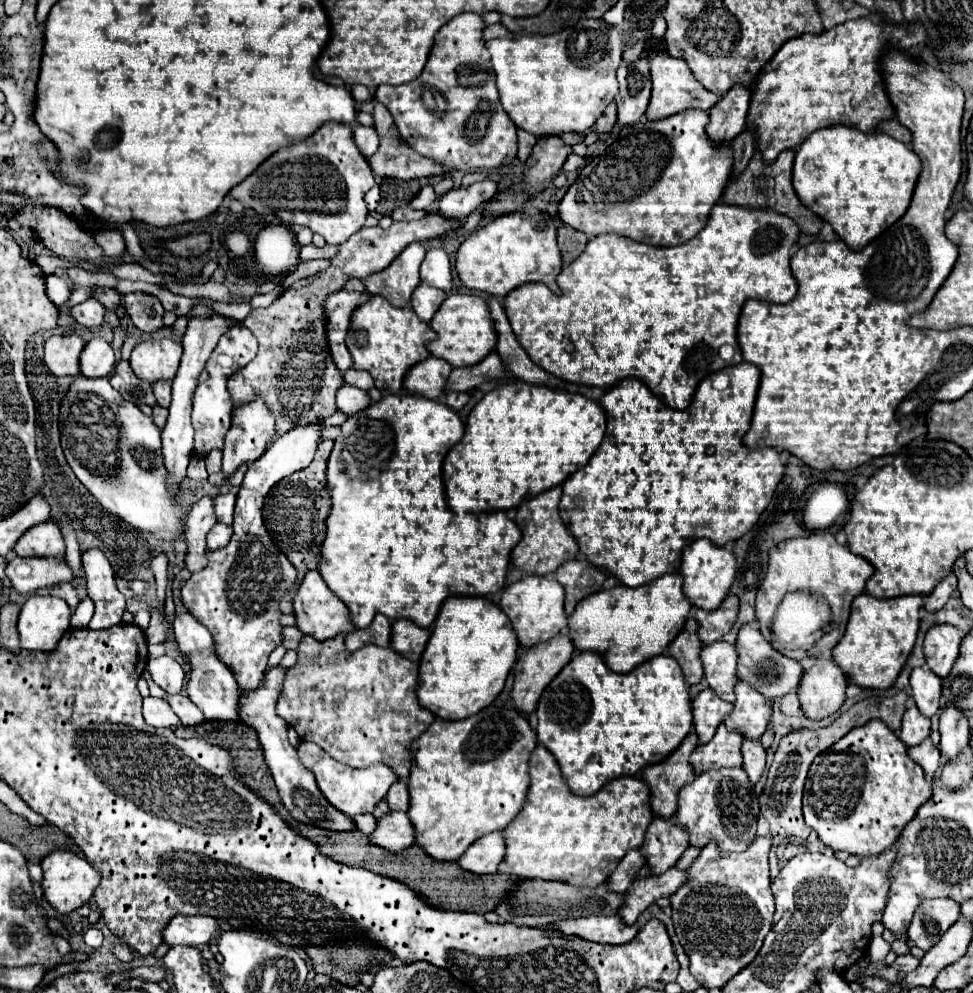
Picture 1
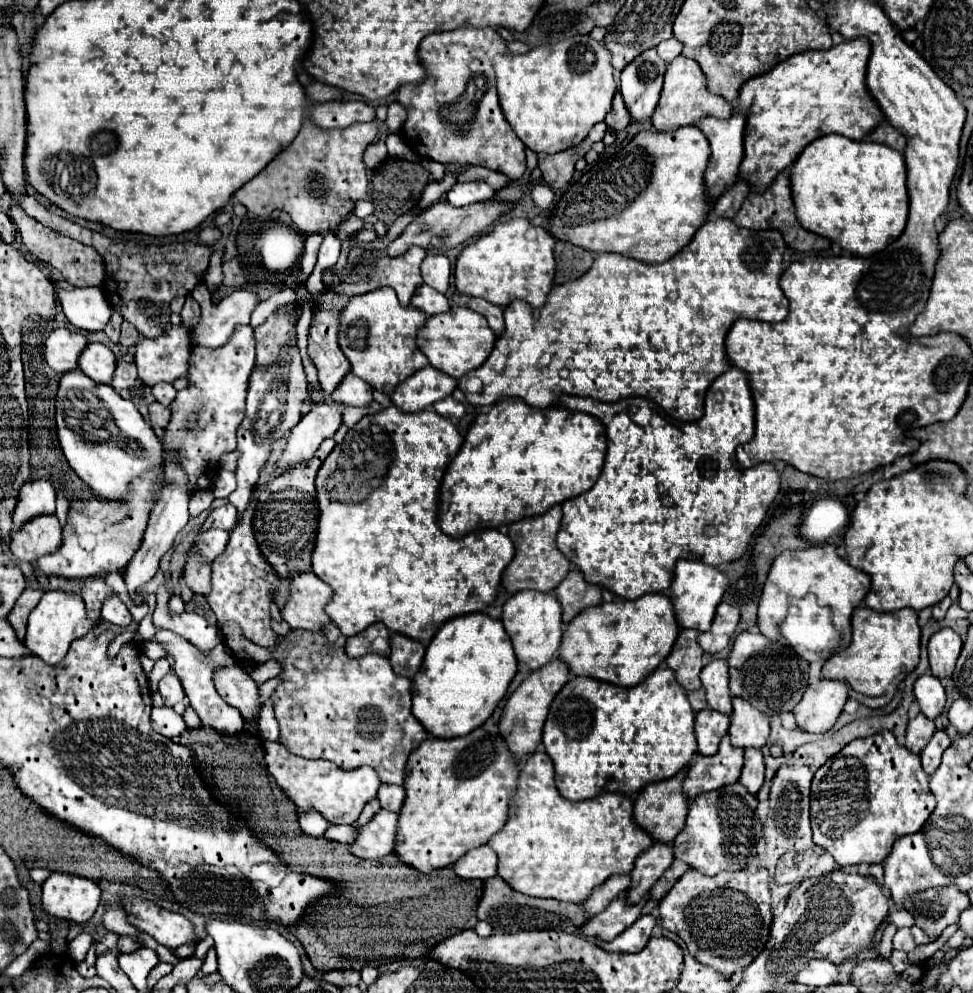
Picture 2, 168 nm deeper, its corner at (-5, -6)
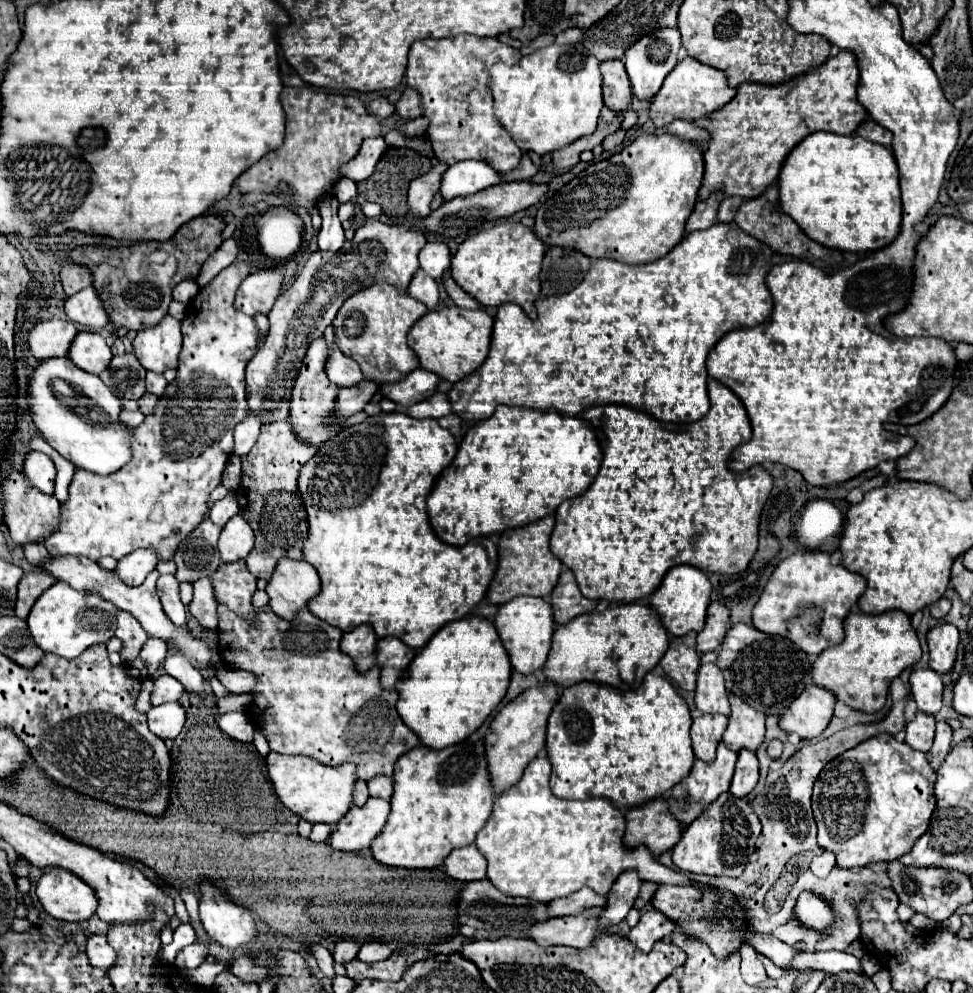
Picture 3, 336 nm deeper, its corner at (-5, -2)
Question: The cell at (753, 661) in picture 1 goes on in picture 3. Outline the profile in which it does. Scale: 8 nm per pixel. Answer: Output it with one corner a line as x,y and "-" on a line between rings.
736,624
724,636
724,642
718,652
716,666
722,670
728,692
740,696
744,702
754,706
756,710
770,714
782,712
802,690
812,684
812,664
808,662
808,654
802,652
794,642
782,636
768,636
754,626

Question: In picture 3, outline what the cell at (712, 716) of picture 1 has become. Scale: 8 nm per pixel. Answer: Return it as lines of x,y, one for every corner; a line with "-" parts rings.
704,714
692,722
690,738
698,760
714,762
716,746
720,744
726,726
728,726
728,718
722,714

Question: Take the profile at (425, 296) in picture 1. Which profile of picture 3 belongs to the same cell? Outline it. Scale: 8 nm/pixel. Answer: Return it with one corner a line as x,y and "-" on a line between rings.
418,270
408,286
408,294
428,306
428,310
436,310
440,292
438,292
438,282
430,278
424,270

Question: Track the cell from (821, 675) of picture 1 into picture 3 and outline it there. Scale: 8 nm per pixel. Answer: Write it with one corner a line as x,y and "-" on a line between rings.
808,686
780,716
780,728
786,734
798,734
804,740
820,736
834,712
834,694
820,686

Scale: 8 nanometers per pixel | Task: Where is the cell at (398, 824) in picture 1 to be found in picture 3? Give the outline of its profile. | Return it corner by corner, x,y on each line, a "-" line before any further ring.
370,796
364,806
350,806
346,816
332,826
328,844
334,850
346,850
346,852
368,848
374,836
378,836
378,832
386,824
388,814
390,814
390,802

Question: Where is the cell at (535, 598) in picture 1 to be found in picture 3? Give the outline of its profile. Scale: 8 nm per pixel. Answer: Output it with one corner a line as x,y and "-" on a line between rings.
518,596
498,608
494,620
496,632
504,644
504,650
510,656
510,664
520,674
534,674
540,670
548,658
552,634
554,634
554,616
552,606
544,598
534,596

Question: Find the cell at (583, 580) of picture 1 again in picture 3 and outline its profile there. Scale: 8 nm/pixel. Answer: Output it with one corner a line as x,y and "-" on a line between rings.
564,570
560,574
558,586
550,594
550,604
554,608
556,624
566,624
580,614
594,612
594,608
596,608
594,600
588,600
582,596
582,592
574,580
574,574
570,570

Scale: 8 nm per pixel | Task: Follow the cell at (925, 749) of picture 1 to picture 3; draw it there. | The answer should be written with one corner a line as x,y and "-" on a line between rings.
936,722
936,738
930,754
946,756
950,752
950,744
952,744
952,728
948,726
948,722

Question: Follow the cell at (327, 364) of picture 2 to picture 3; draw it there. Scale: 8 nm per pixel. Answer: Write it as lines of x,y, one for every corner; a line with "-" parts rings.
318,338
310,344
310,348
306,352
306,358
302,362
302,368
298,370
298,376
294,380
294,388
292,388
292,396
290,396
290,418
288,418
288,422
294,430
294,436
300,442
306,442
306,444
312,444
312,446
318,446
318,444
330,440
344,426
344,422
338,422
338,420
334,422
334,418
332,418
334,402
336,402
340,386
334,386
326,378
326,372
324,372
326,354
330,354
330,348
326,346
324,338

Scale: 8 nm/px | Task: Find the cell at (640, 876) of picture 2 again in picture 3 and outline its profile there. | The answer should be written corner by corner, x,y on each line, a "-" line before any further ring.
634,870
622,872
616,878
616,884
608,892
608,902
602,910
602,914
598,916
600,930
608,930
626,918
628,910
634,906
634,900
640,892
640,884
642,884
642,880
638,878
638,872
634,872

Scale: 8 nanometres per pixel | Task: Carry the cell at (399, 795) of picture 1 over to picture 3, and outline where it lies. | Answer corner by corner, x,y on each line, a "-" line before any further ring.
374,776
368,780
368,790
370,790
370,796
376,796
376,798
382,798
382,800
390,800
392,796
392,790
394,788
394,782
392,778
388,776

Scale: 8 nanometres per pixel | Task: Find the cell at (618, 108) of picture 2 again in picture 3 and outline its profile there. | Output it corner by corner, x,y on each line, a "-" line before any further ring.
604,60
600,62
600,72
602,72
602,96
604,104
612,110
628,110
630,100
632,100
632,90
630,90
630,80
624,68
622,60

